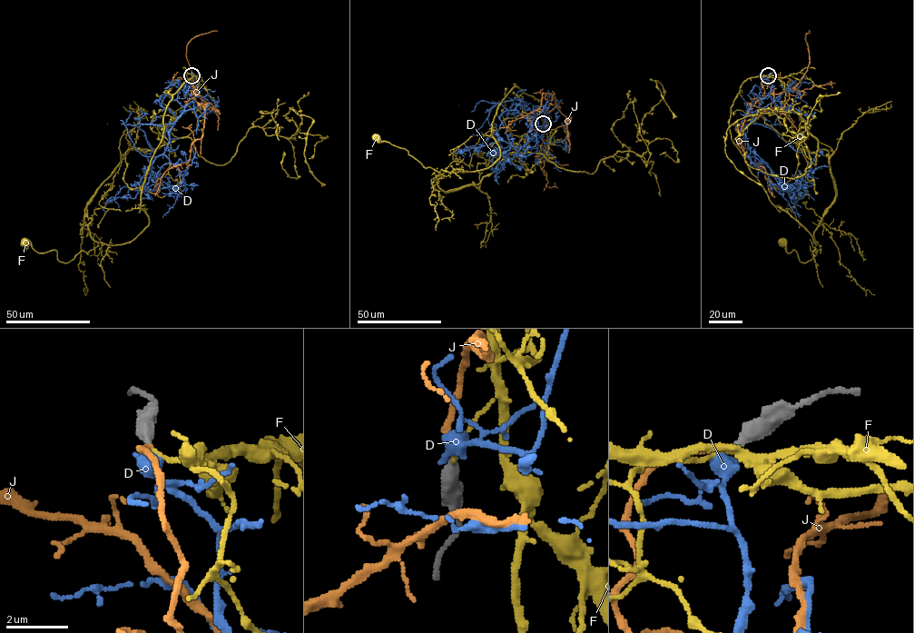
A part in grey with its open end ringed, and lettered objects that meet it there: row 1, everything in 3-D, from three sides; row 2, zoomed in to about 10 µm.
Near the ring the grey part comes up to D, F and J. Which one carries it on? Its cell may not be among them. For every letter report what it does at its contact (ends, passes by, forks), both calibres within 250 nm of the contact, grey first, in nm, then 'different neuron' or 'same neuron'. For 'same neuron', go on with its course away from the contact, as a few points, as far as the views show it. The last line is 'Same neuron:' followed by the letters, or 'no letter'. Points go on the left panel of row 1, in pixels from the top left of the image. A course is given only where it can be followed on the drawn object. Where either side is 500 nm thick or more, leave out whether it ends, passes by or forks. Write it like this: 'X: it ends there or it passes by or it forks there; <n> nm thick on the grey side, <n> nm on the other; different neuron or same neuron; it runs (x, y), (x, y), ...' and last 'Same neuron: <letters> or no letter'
D: 320 nm thick on the grey side, 550 nm on the other; different neuron
F: it ends there; 360 nm thick on the grey side, 110 nm on the other; different neuron
J: it ends there; 320 nm thick on the grey side, 200 nm on the other; same neuron; it runs (191, 75), (195, 100), (205, 111), (202, 134), (192, 143), (188, 162), (162, 175), (157, 193), (164, 196)
Same neuron: J

